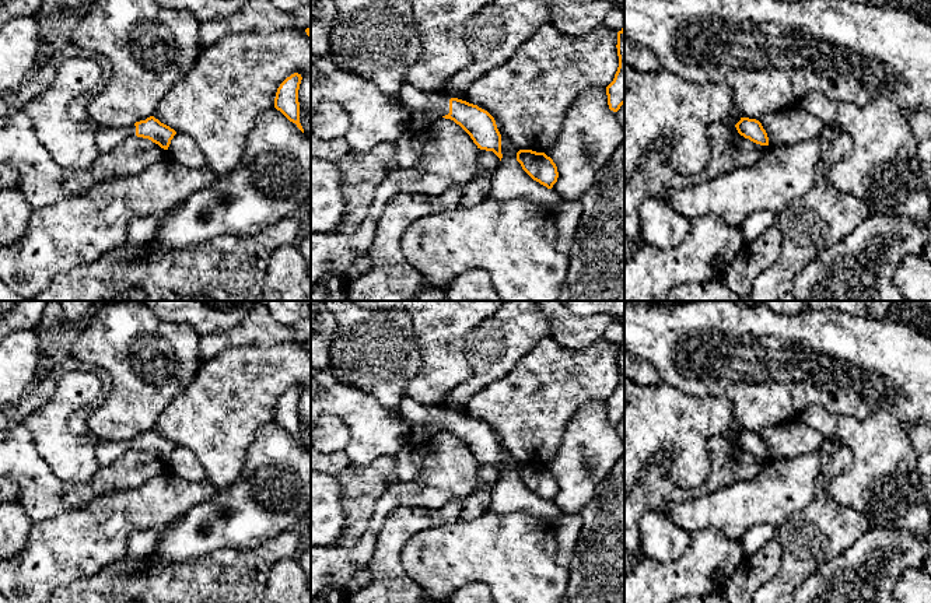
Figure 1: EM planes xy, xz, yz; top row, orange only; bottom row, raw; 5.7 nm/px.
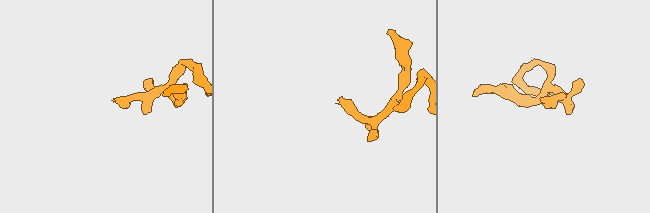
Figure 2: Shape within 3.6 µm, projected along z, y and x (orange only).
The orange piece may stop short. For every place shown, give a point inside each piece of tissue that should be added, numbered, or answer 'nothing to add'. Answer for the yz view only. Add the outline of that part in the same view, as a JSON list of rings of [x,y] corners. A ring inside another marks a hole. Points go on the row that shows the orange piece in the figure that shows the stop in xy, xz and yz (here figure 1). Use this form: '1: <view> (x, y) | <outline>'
nothing to add

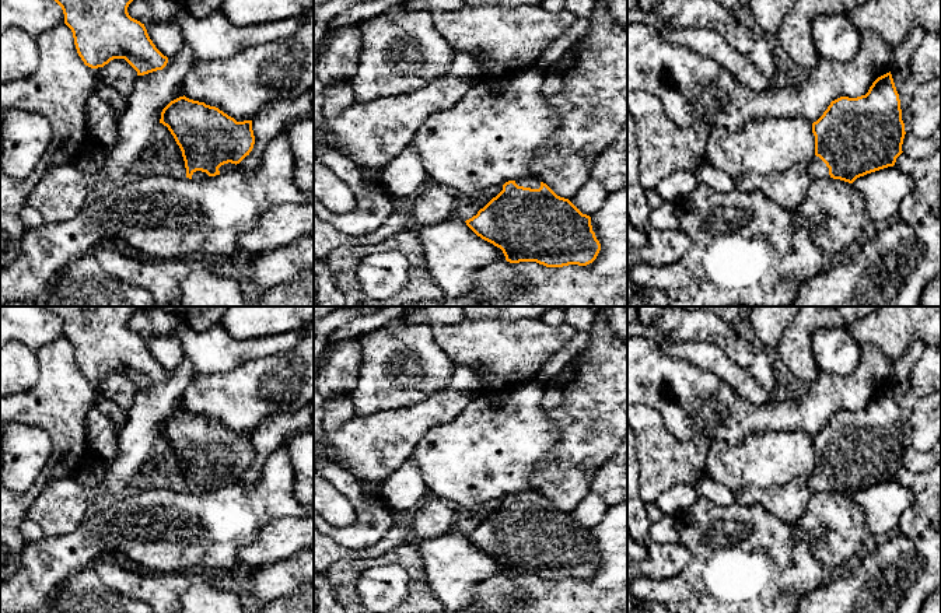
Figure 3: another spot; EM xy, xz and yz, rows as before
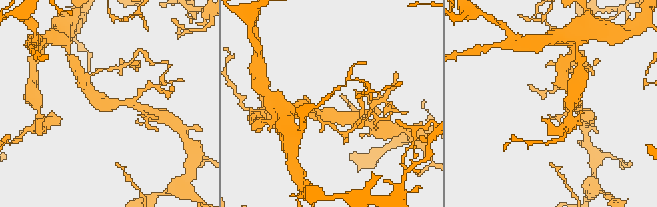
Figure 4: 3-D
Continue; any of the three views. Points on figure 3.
1: xz (527, 182) | [[[524,178],[524,179],[515,181],[515,183],[518,186],[531,188],[531,189],[539,189],[541,188],[541,181],[538,178]]]

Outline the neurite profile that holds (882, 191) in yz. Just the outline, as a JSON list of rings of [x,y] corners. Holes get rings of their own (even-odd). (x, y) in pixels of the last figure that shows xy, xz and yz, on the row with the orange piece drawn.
[[[893,165],[857,178],[853,186],[865,203],[867,217],[878,223],[898,217],[899,206],[913,189],[914,181]]]

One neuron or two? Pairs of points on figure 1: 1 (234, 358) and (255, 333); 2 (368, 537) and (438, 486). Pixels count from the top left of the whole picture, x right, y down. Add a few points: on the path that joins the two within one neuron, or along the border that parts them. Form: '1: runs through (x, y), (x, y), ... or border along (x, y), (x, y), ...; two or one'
1: border along (276, 343), (228, 346), (212, 356); two
2: runs through (378, 516), (399, 494), (417, 494); one

